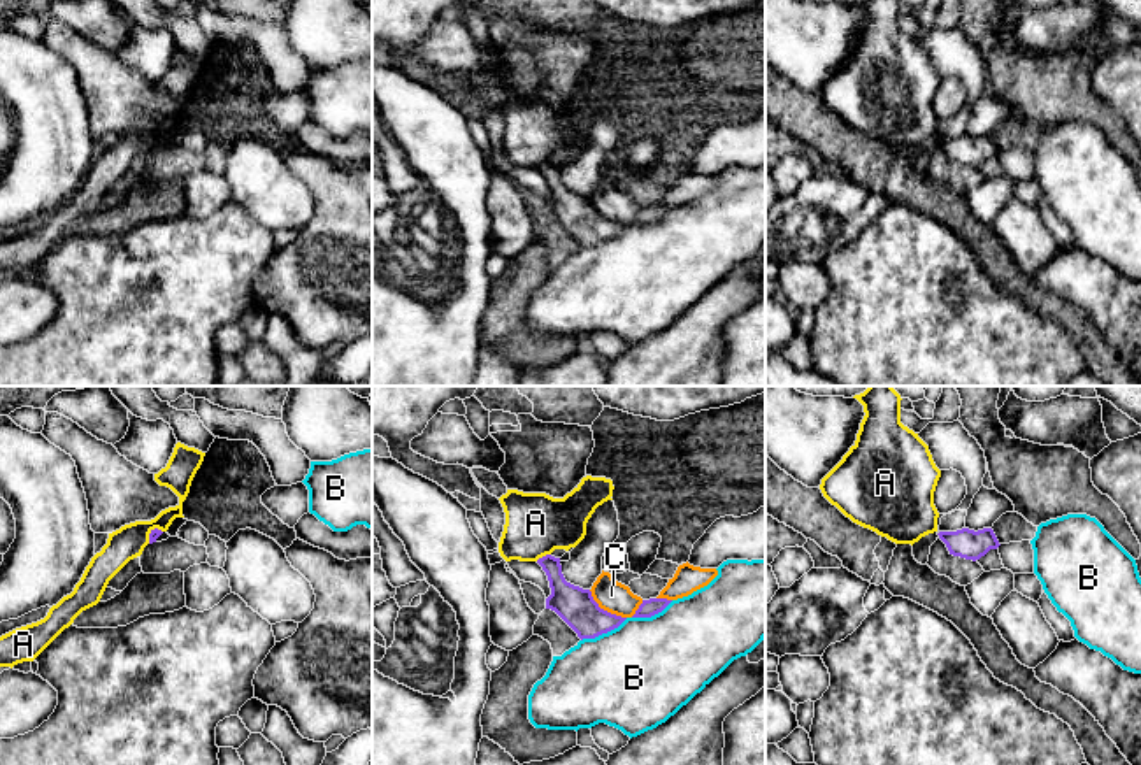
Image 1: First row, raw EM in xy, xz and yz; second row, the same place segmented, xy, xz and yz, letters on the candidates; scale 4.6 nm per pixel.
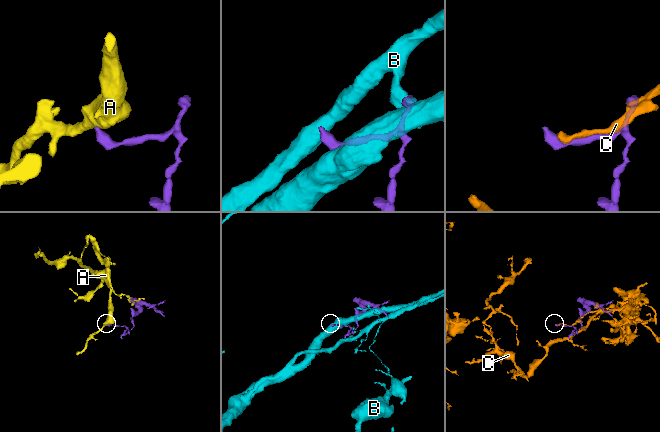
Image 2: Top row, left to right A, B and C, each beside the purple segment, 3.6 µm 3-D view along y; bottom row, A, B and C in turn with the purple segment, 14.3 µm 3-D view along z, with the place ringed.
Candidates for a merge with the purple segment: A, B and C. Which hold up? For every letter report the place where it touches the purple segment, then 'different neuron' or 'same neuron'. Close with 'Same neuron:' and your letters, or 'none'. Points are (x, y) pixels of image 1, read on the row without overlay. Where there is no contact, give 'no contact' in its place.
A: xz (543, 164) | different neuron
B: xz (604, 239) | different neuron
C: xz (602, 216) | different neuron
Same neuron: none

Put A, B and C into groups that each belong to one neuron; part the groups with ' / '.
A / B / C

